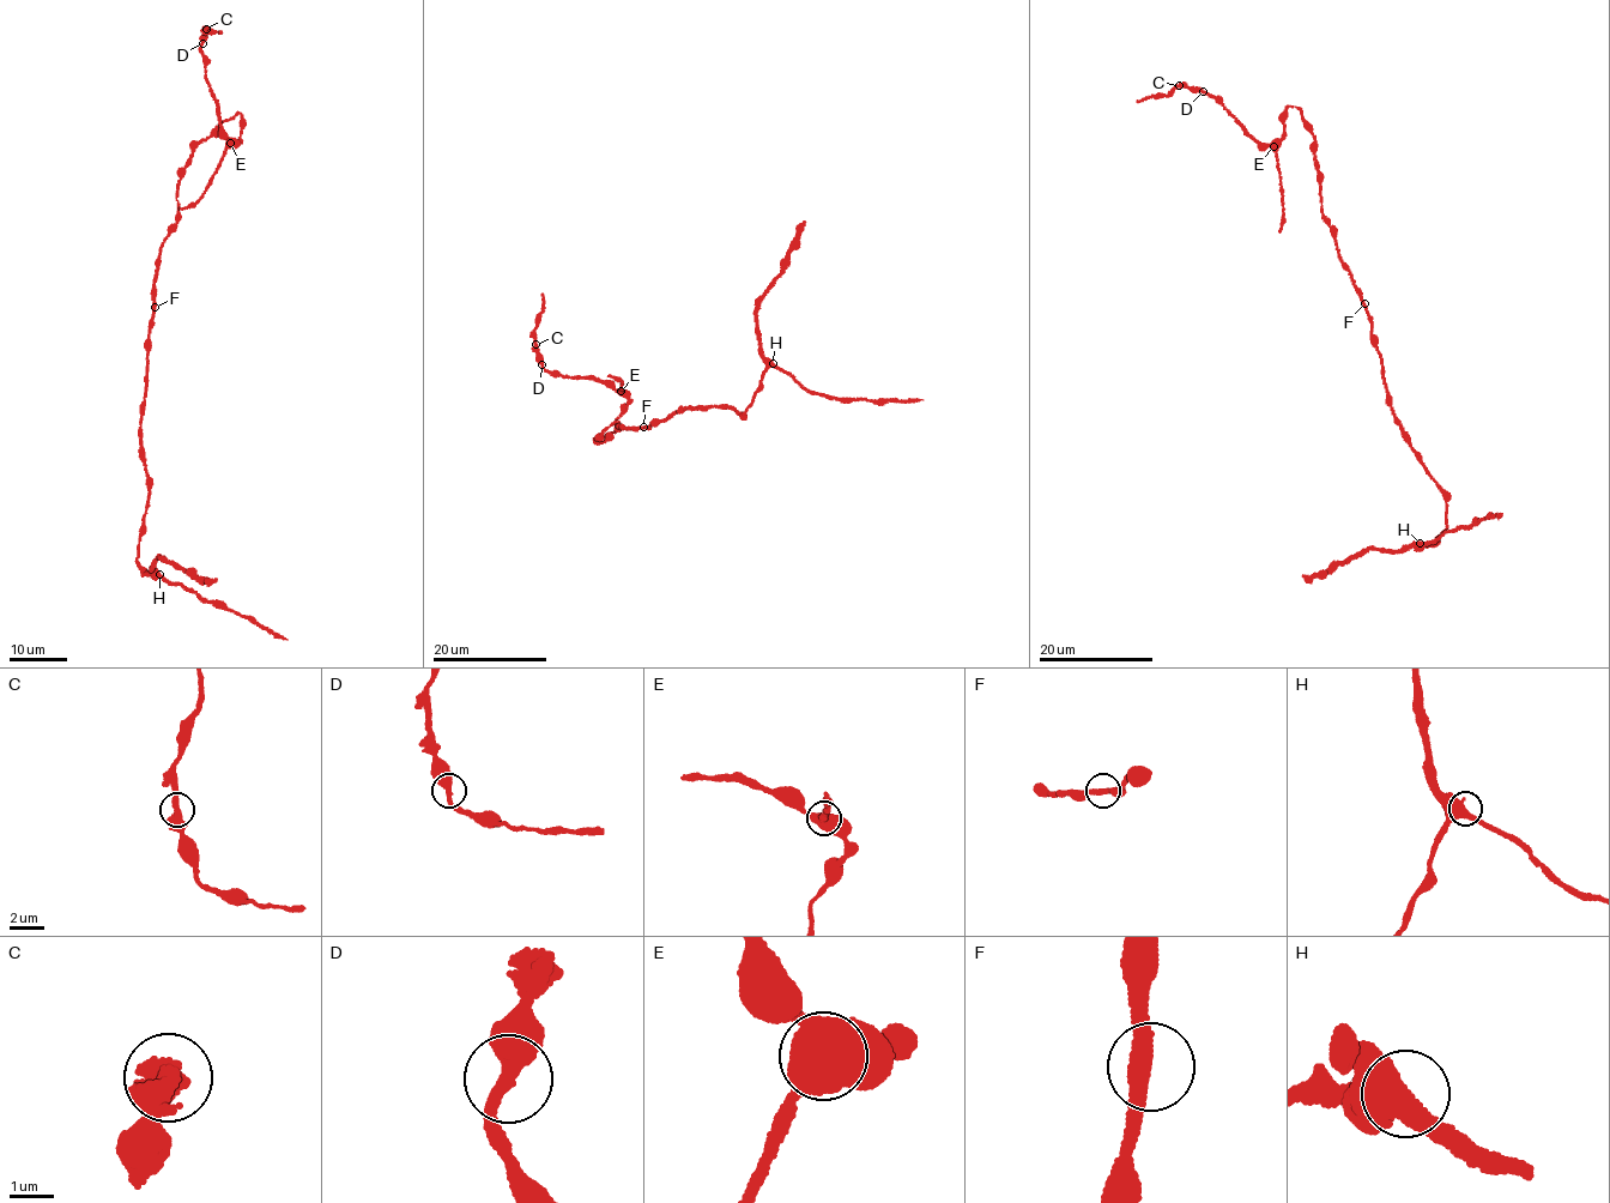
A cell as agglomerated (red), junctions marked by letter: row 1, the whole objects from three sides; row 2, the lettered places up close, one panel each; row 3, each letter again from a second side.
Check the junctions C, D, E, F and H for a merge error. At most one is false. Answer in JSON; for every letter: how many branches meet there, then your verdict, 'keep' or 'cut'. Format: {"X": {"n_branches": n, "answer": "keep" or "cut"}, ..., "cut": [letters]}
{"C": {"n_branches": 2, "answer": "keep"}, "D": {"n_branches": 2, "answer": "keep"}, "E": {"n_branches": 3, "answer": "cut"}, "F": {"n_branches": 2, "answer": "keep"}, "H": {"n_branches": 3, "answer": "keep"}, "cut": ["E"]}

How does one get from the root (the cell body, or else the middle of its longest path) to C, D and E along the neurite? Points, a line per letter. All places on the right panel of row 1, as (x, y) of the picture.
C: (1365, 303), (1323, 213), (1317, 144), (1299, 108), (1287, 107), (1282, 138), (1266, 145), (1222, 102), (1179, 85)
D: (1365, 303), (1323, 213), (1317, 144), (1299, 108), (1287, 107), (1282, 138), (1266, 145), (1202, 91)
E: (1365, 303), (1323, 213), (1317, 144), (1299, 108), (1287, 107), (1282, 138), (1275, 146)

